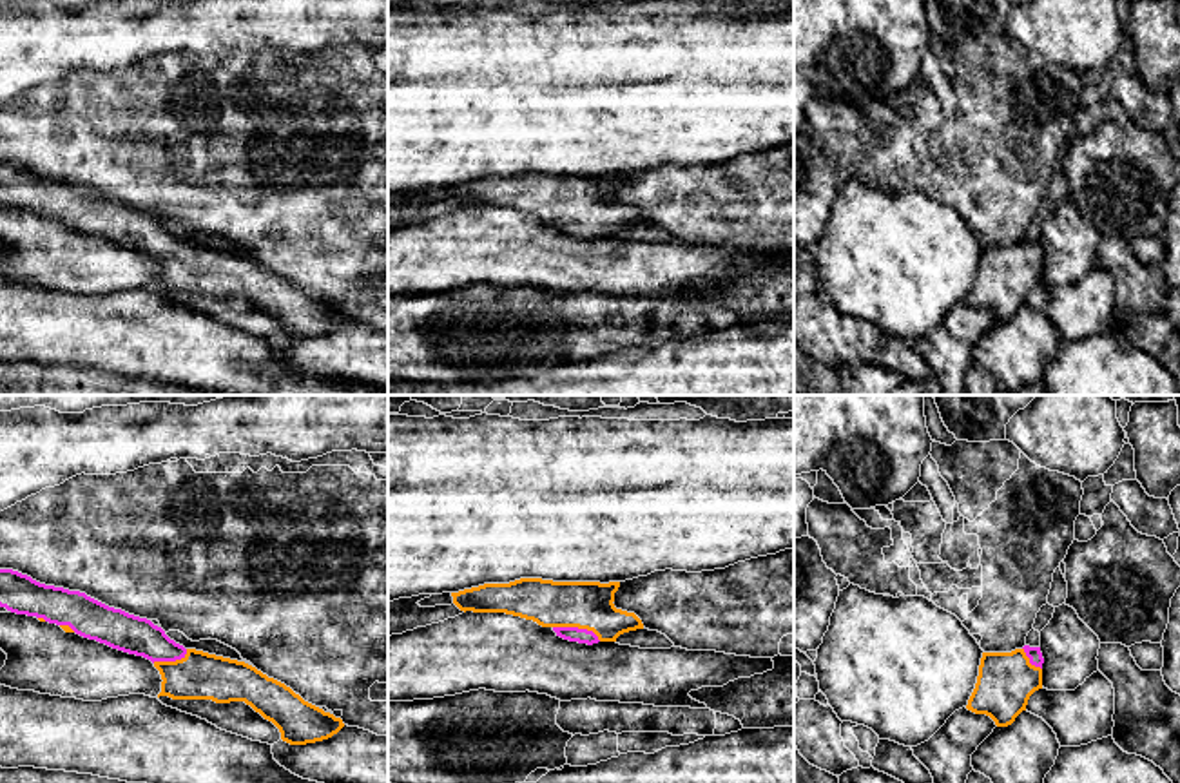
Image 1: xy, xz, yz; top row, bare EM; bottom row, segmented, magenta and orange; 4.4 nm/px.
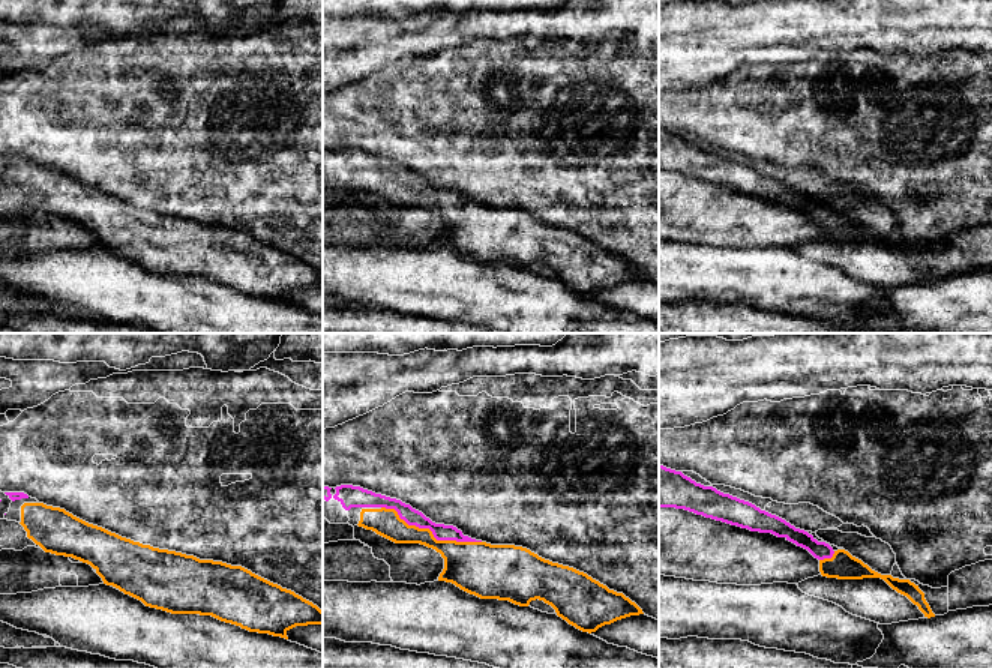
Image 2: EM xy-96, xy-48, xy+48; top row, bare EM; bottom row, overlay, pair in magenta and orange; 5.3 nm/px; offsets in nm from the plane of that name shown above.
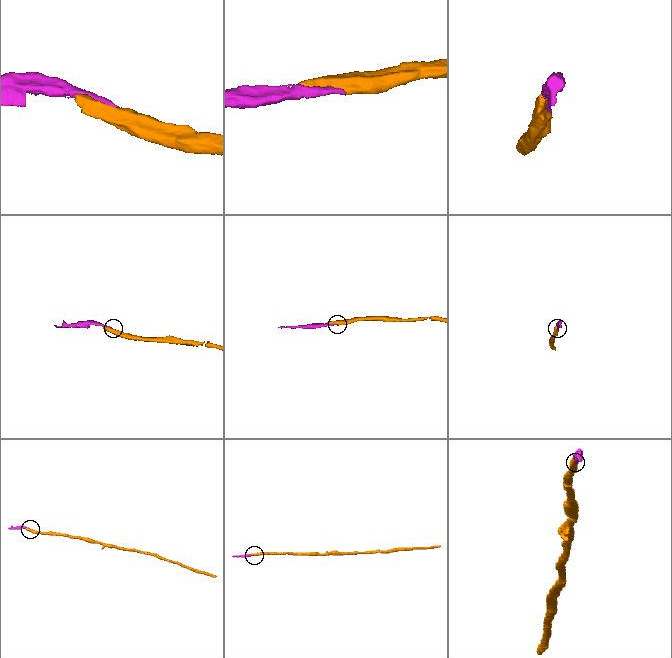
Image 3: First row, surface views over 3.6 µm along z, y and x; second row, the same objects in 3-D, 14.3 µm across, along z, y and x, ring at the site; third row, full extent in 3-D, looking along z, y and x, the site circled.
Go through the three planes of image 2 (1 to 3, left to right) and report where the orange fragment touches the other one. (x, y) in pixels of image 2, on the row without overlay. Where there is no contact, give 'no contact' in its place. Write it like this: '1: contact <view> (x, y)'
1: no contact
2: contact xy-48 (431, 194)
3: contact xy+48 (827, 221)

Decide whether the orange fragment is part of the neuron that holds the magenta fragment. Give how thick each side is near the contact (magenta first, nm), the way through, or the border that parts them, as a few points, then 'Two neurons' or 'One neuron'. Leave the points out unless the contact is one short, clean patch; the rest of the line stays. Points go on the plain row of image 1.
Thickness 60 nm (magenta) against 220 nm. One neuron

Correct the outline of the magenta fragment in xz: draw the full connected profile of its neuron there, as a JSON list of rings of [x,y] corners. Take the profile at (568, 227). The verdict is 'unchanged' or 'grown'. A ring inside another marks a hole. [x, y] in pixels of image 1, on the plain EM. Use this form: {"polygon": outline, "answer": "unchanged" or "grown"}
{"polygon": [[[520,172],[509,178],[484,178],[451,187],[460,205],[506,207],[551,221],[556,230],[598,237],[616,236],[624,227],[643,223],[634,207],[614,201],[620,176],[553,176]]], "answer": "grown"}

